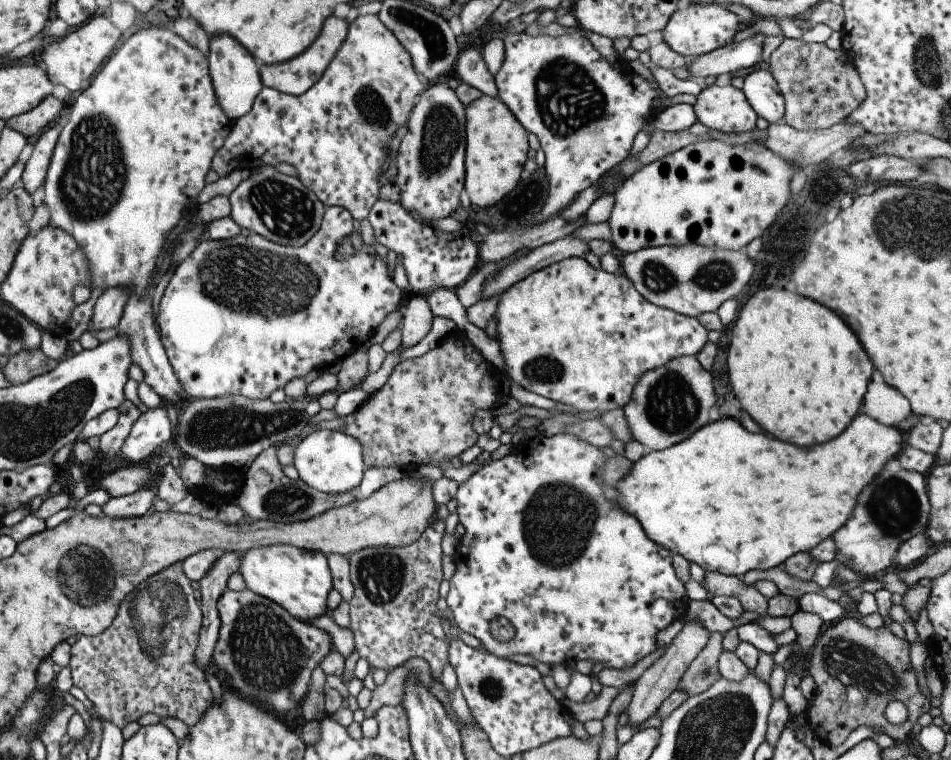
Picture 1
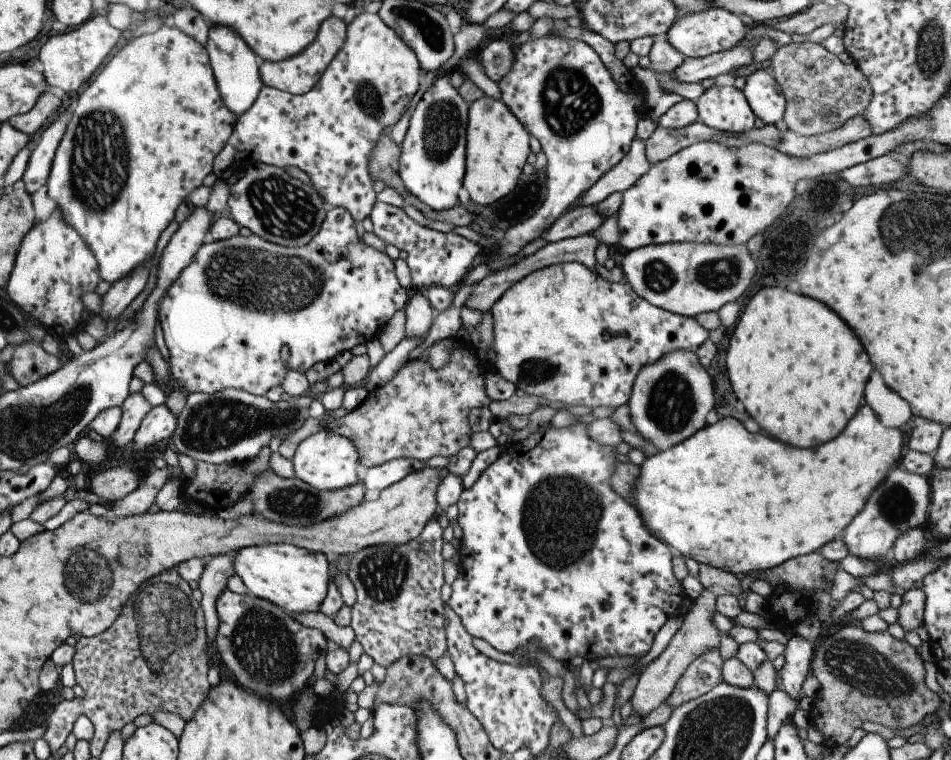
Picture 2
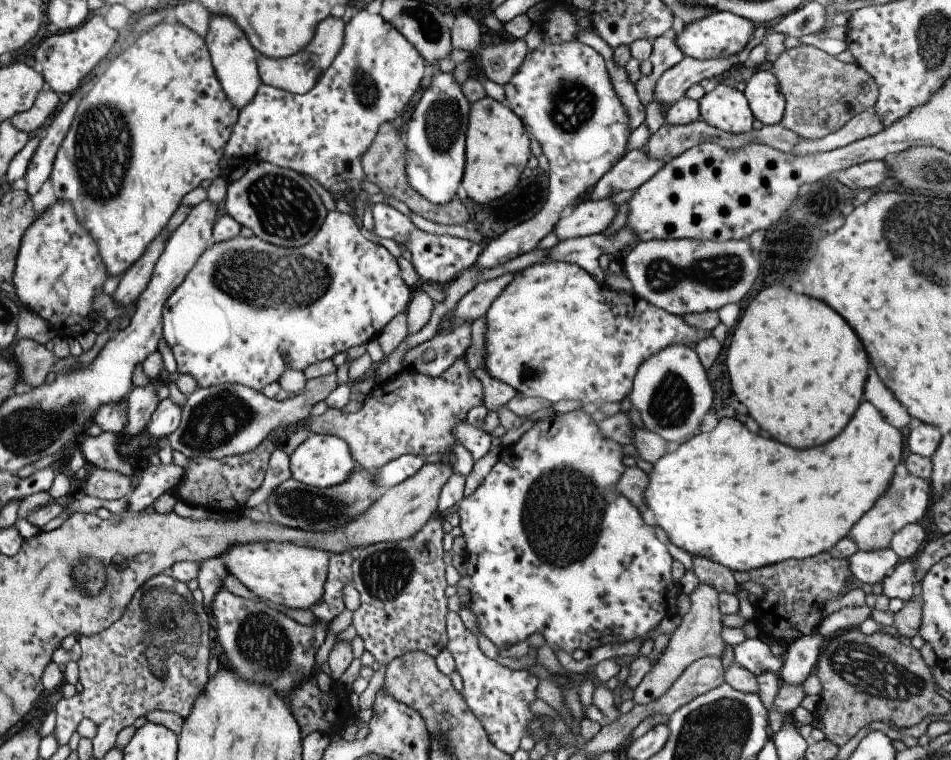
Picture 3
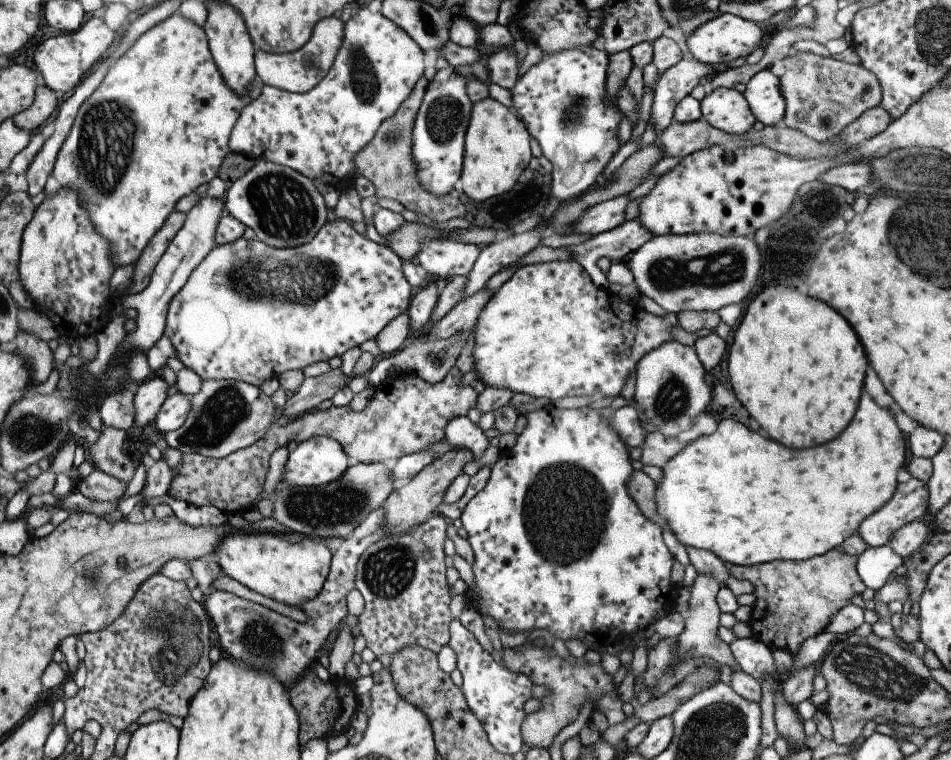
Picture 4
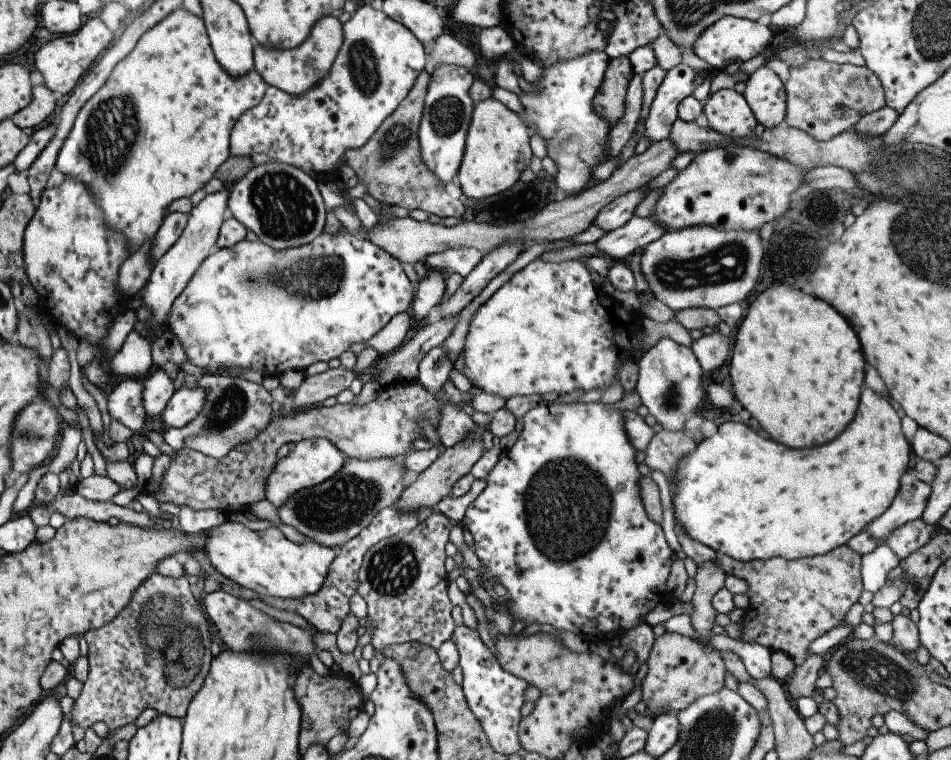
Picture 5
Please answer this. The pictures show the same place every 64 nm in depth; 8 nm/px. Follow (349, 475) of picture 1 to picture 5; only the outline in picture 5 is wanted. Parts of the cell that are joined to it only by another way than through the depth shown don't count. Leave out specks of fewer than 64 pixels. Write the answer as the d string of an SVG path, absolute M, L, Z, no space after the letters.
M315 438L315 440L301 440L293 446L293 450L277 460L277 464L273 466L271 474L265 480L265 500L271 502L275 508L279 504L285 502L285 498L289 498L293 492L301 490L301 488L311 488L311 486L319 486L325 480L331 480L347 462L347 458L335 448L333 442L327 442L325 438Z

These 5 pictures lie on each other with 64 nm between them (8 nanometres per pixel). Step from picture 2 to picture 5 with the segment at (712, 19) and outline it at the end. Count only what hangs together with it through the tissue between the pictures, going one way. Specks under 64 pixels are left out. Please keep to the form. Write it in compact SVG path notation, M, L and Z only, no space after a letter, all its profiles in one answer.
M723 16L719 18L717 22L713 22L711 26L707 26L699 36L697 40L693 42L691 46L691 52L707 62L713 70L723 70L731 64L743 64L745 60L761 54L761 52L769 52L773 48L777 40L777 32L773 28L767 28L767 26L761 26L757 22L751 22L751 20L741 20L741 18L733 18L733 16Z

